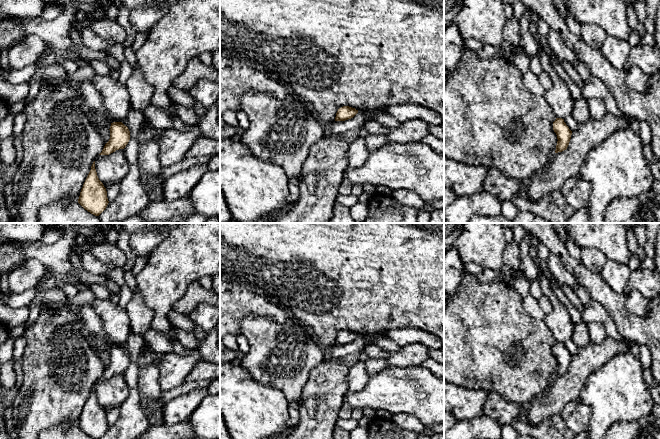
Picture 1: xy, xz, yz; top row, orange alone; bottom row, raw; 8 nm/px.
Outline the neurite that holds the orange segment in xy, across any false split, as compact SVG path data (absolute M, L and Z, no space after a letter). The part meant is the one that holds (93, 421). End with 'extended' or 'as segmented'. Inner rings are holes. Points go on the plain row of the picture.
M95 385L83 408L78 427L93 439L100 439L109 427L106 412L97 400Z; as segmented

